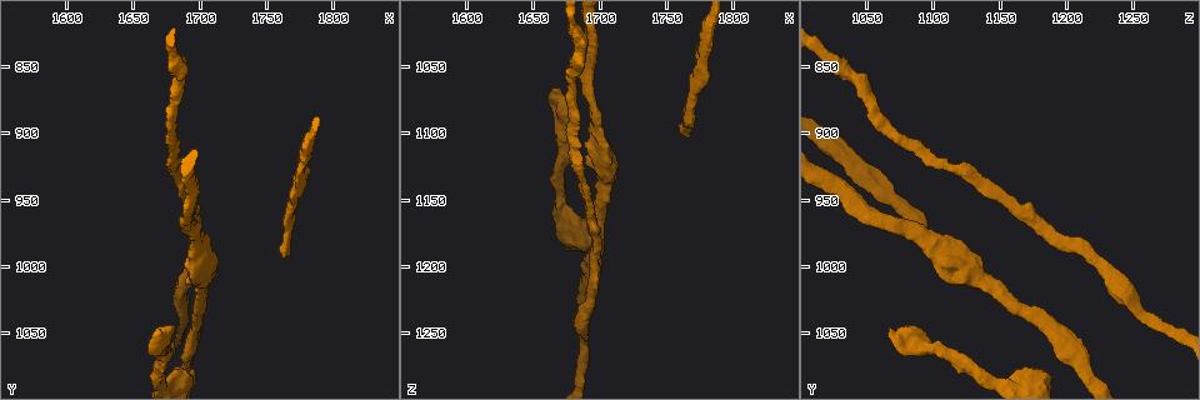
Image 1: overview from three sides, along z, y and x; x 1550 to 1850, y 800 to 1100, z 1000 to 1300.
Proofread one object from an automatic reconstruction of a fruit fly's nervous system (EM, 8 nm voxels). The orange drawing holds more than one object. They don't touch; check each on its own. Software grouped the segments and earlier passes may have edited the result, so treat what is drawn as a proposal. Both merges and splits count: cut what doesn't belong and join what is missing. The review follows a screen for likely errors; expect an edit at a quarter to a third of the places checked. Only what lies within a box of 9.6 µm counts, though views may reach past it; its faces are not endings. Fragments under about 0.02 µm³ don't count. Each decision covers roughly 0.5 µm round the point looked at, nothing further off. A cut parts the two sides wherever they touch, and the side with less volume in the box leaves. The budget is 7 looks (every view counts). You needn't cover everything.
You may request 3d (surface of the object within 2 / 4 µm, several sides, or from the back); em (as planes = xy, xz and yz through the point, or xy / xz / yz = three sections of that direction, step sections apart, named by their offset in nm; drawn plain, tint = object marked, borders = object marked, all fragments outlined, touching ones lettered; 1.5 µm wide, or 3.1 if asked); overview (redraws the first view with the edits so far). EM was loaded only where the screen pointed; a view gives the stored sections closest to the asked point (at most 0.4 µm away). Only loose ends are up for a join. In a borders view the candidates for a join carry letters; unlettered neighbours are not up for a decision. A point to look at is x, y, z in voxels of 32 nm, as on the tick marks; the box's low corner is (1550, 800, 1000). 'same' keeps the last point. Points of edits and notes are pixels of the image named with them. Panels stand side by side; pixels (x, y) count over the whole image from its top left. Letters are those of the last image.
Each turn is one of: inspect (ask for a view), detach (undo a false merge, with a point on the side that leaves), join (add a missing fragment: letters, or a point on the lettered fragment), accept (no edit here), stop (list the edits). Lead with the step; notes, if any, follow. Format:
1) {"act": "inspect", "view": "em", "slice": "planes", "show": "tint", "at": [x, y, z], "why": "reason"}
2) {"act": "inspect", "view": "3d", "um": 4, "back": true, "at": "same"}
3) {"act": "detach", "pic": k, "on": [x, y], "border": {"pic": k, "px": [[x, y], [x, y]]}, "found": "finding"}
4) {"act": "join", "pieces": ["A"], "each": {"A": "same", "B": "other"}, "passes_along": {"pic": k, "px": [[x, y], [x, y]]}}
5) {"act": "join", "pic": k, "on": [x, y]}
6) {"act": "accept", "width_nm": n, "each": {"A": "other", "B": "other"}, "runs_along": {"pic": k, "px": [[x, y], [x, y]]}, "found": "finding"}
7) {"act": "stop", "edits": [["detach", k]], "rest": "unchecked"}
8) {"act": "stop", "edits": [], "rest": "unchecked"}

{"act": "inspect", "view": "3d", "um": 2, "at": [1666, 1048, 1068], "why": "end of a long branch"}

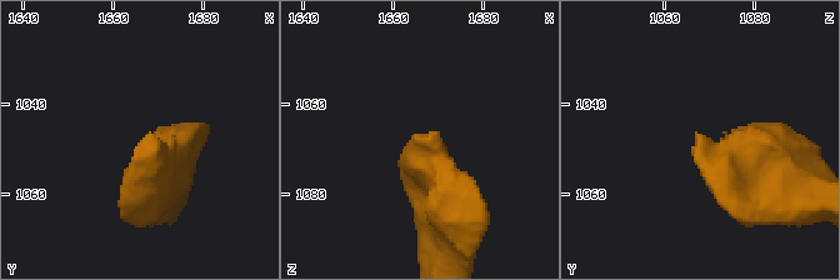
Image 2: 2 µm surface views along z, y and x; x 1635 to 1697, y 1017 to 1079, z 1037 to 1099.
{"act": "inspect", "view": "em", "slice": "planes", "show": "borders", "at": [1667, 1049, 1068]}

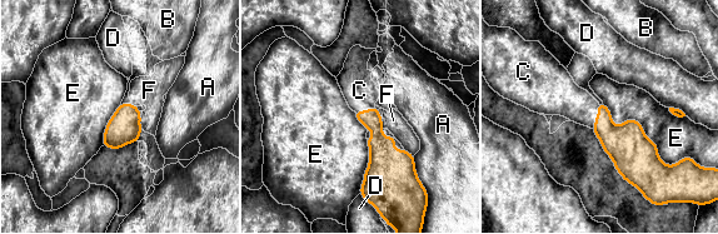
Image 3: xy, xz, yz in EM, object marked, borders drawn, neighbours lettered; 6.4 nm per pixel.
{"act": "join", "pieces": ["C"], "each": {"A": "other", "B": "other", "C": "same", "D": "other", "E": "other", "F": "other"}, "found": "the neuron continues"}

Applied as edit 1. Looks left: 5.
{"act": "inspect", "view": "em", "slice": "planes", "show": "borders", "at": [1704, 978, 1116], "why": "branch stops here"}

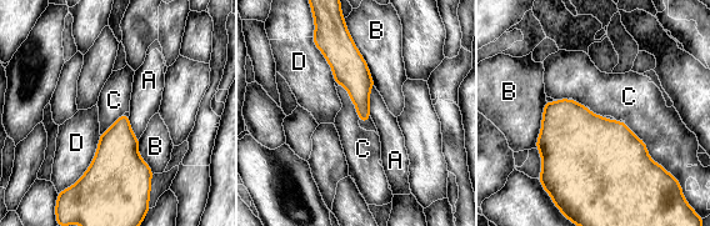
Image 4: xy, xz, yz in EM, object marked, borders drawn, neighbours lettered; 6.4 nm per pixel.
{"act": "accept", "each": {"A": "other", "B": "other", "C": "other", "D": "other"}, "border": {"pic": 4, "px": [[624, 122], [663, 166]]}, "found": "no lettered fragment goes on from it"}

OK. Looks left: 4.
{"act": "inspect", "view": "em", "slice": "yz", "step": 4, "show": "tint", "at": [1766, 990, 1102], "why": "long arm stops here"}

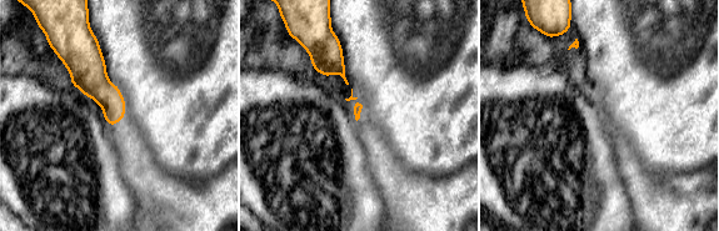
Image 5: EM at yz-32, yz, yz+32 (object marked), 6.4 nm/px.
{"act": "inspect", "view": "em", "slice": "xz", "step": 8, "show": "borders", "at": "same", "why": "another direction"}

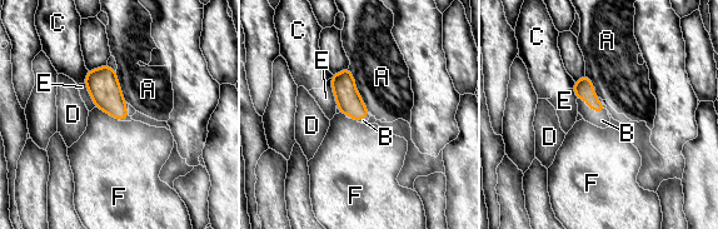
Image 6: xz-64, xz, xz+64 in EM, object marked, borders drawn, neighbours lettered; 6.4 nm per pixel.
{"act": "join", "pieces": ["B"], "each": {"A": "other", "B": "same", "C": "other", "D": "other", "E": "other", "F": "other"}, "passes_along": {"pic": 6, "px": [[583, 88], [588, 108], [602, 120]]}, "found": "it goes on there"}

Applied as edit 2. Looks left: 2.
{"act": "stop", "edits": [["join", 3], ["join", 6]], "rest": "unchecked"}

